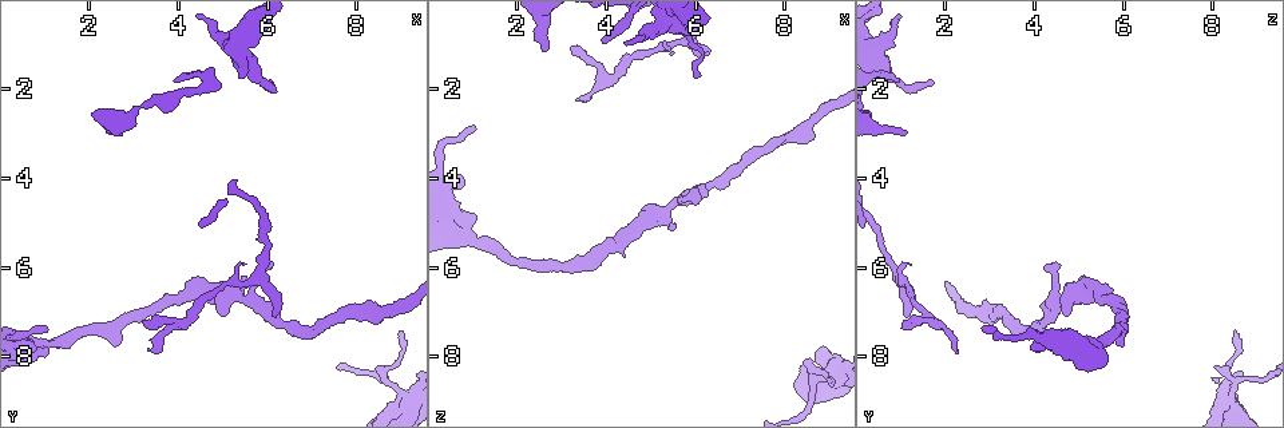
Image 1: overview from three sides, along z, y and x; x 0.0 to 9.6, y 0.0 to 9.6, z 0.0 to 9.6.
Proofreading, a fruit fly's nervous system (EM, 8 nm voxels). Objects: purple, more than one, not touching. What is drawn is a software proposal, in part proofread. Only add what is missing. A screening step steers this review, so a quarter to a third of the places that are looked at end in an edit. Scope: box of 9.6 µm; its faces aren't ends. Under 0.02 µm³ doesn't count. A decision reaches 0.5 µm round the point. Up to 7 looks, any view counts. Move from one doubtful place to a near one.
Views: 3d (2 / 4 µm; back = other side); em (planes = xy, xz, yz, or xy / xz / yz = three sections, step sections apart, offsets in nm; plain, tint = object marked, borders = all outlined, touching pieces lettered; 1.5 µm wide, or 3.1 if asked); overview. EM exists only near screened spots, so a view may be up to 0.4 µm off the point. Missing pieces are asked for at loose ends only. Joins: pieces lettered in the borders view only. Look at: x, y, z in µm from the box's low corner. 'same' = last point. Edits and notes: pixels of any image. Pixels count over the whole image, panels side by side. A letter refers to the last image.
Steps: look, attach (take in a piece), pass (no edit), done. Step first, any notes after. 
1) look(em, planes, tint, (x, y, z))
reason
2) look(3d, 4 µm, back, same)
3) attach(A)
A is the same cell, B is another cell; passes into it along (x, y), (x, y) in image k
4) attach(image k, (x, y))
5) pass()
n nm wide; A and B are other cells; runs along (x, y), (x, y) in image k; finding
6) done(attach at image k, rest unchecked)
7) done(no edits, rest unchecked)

look(em, planes, borders, (6.10, 7.10, 1.15))
free end

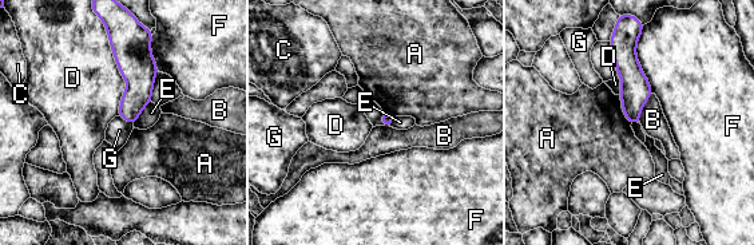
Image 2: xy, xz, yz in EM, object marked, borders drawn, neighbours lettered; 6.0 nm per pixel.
pass()
A, B, C, D, E, F and G are other cells; border along (118, 115), (133, 125) in image 2; none of them fits

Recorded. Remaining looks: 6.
look(em, planes, borders, (3.25, 7.20, 1.15))
tapers out

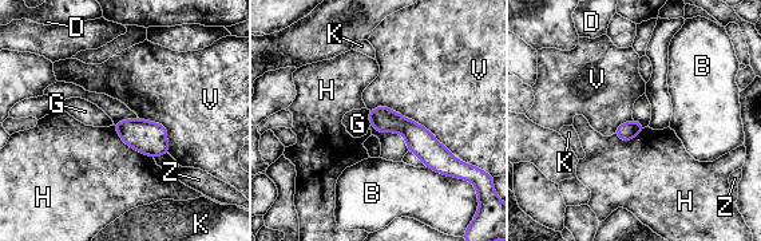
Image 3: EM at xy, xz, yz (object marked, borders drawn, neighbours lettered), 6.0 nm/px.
pass()
110 nm wide; B, D, G, H, K, V and Z are other cells; border along (369, 109), (420, 123), (463, 162) in image 3; no lettered piece goes on from it

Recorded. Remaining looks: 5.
look(3d, 2 µm, (6.05, 5.80, 4.40))
thin end

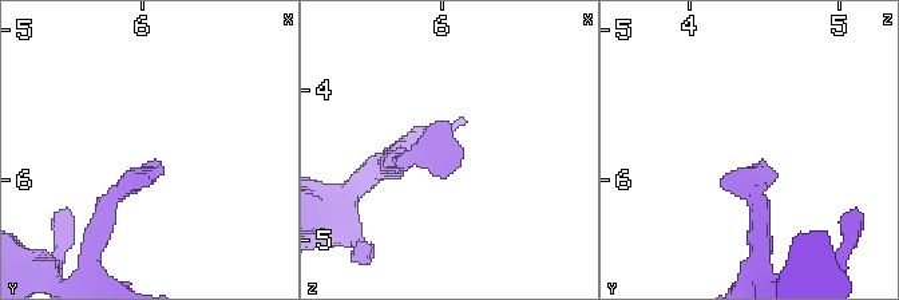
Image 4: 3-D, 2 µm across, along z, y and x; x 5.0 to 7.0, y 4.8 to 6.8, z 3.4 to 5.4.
look(em, planes, tint, (6.10, 5.88, 4.46))
need the tissue

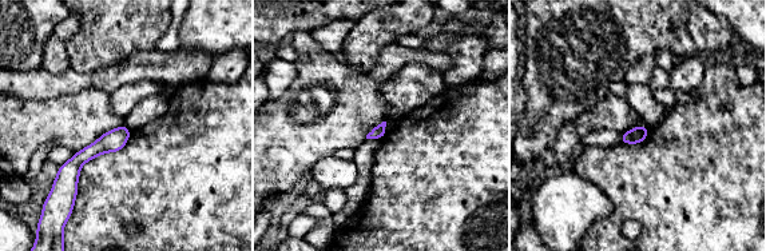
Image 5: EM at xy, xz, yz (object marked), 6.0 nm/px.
look(em, planes, borders, same)
see the neighbours

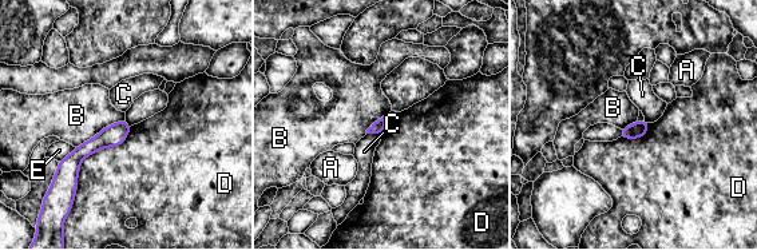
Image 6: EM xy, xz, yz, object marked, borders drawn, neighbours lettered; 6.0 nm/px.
pass()
A, B, C, D and E are other cells; runs along (126, 127), (86, 149), (64, 174) in image 6; none of them fits

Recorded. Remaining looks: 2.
done(no edits, rest unchecked)

